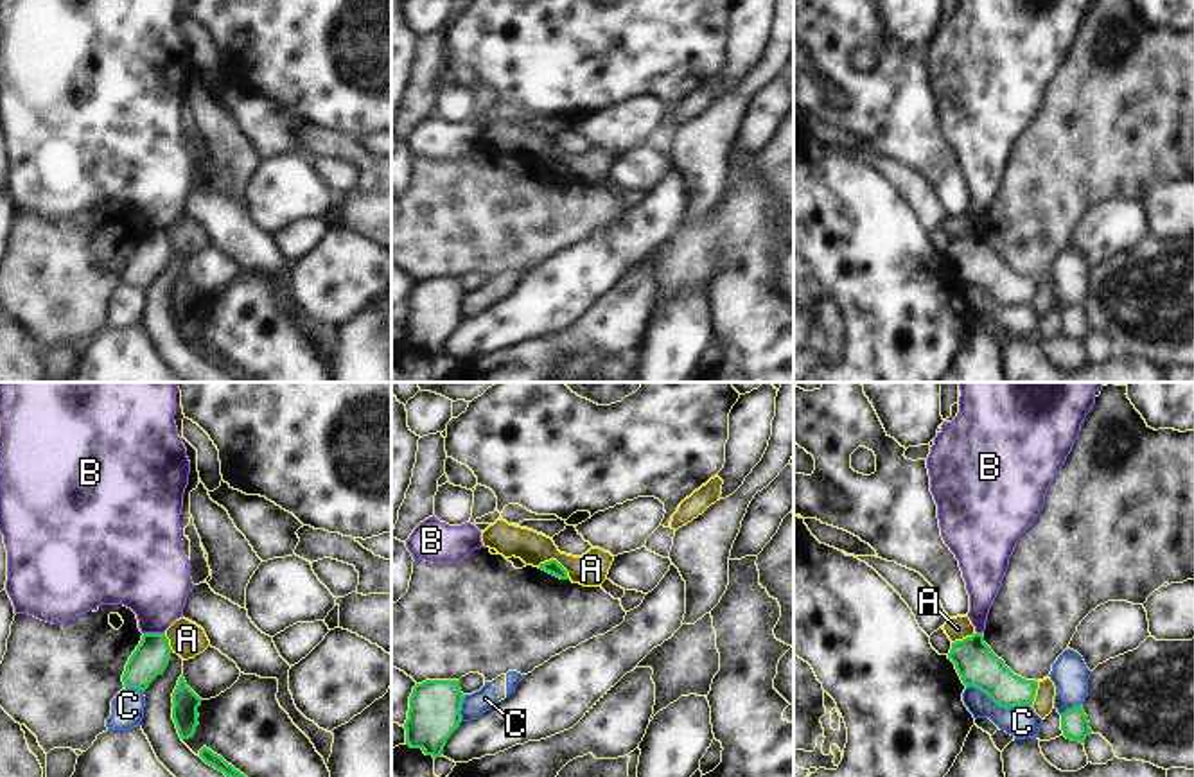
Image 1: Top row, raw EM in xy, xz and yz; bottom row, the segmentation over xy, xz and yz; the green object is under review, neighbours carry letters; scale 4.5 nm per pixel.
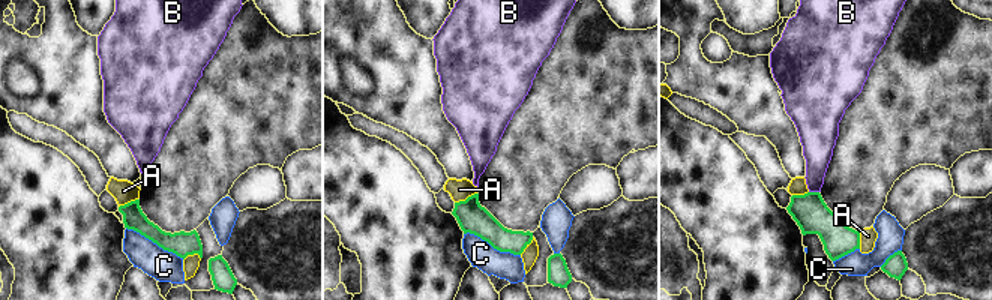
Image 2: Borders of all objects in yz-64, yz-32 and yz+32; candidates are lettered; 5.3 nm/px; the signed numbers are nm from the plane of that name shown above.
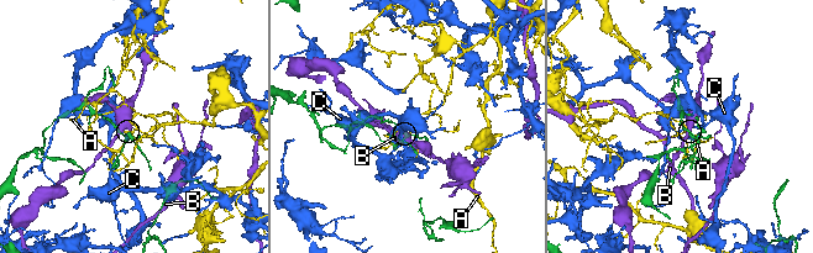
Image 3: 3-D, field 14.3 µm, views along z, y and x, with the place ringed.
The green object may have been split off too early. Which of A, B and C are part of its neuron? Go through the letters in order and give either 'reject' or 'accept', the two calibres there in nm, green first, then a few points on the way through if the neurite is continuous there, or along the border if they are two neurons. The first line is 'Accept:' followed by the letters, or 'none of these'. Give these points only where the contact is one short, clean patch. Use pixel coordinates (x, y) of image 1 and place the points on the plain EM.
Accept: none of these
A: reject; 70 nm thick on the green side, 150 nm on the other
B: reject; 160 nm thick on the green side, 340 nm on the other
C: reject; 180 nm thick on the green side, 150 nm on the other; border along yz (966, 284), (979, 286), (1004, 305), (1029, 304)

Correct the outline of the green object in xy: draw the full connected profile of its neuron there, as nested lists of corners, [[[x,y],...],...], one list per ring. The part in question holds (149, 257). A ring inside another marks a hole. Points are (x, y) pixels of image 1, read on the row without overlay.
[[[144,231],[126,262],[122,273],[124,284],[144,291],[149,282],[165,269],[171,249],[165,231]]]

